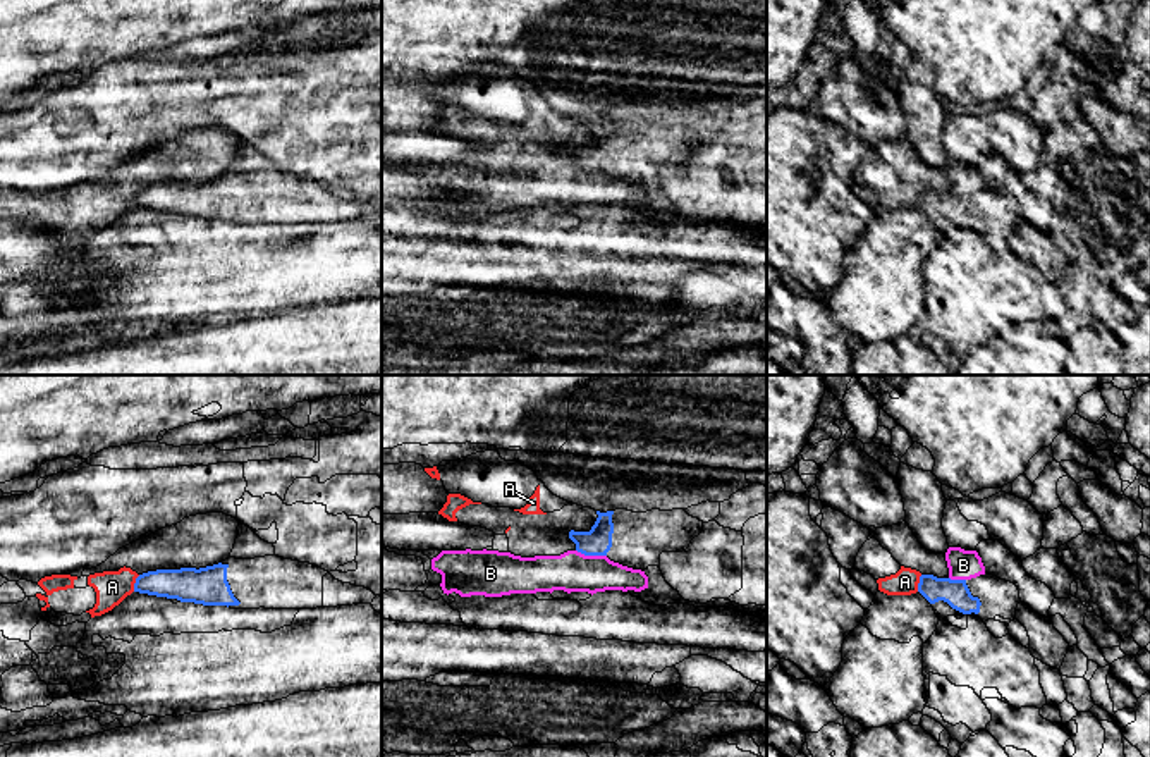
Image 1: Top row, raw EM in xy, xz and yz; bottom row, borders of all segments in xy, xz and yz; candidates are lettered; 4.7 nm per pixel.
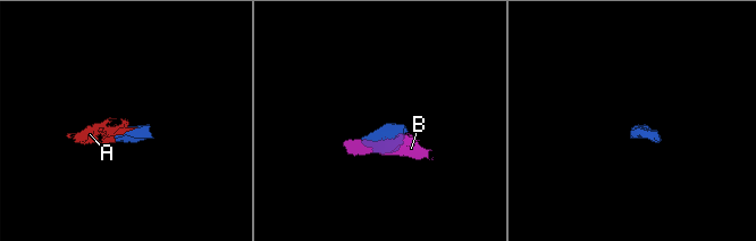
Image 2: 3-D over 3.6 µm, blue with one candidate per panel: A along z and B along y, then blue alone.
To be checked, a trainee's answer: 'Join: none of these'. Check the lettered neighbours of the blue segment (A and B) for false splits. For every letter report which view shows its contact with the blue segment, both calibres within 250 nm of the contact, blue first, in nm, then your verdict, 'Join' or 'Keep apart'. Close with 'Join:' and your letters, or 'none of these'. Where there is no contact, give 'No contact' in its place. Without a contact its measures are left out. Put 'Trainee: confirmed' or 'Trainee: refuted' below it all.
A: Touches blue in xy. Thickness 160 nm (blue) against 160 nm. Keep apart
B: Touches blue in xz. Thickness 130 nm (blue) against 190 nm. Keep apart
Join: none of these
Trainee: confirmed

